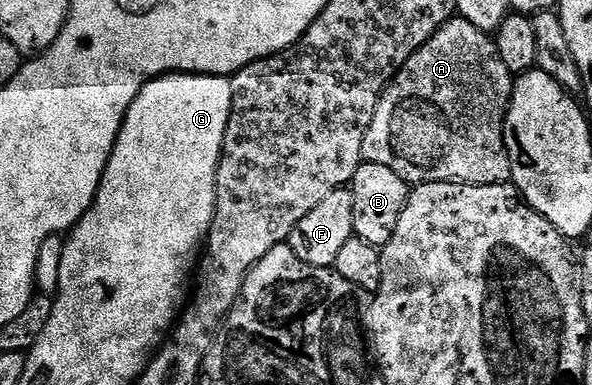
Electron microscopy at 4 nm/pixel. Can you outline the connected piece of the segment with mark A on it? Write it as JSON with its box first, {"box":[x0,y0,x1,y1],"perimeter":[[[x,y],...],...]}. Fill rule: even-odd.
{"box":[363,17,515,185],"perimeter":[[[458,17],[449,20],[391,80],[379,98],[373,121],[365,133],[363,157],[368,163],[385,165],[409,185],[421,183],[468,183],[497,185],[511,182],[511,162],[503,136],[515,79],[505,69],[494,38]]]}

